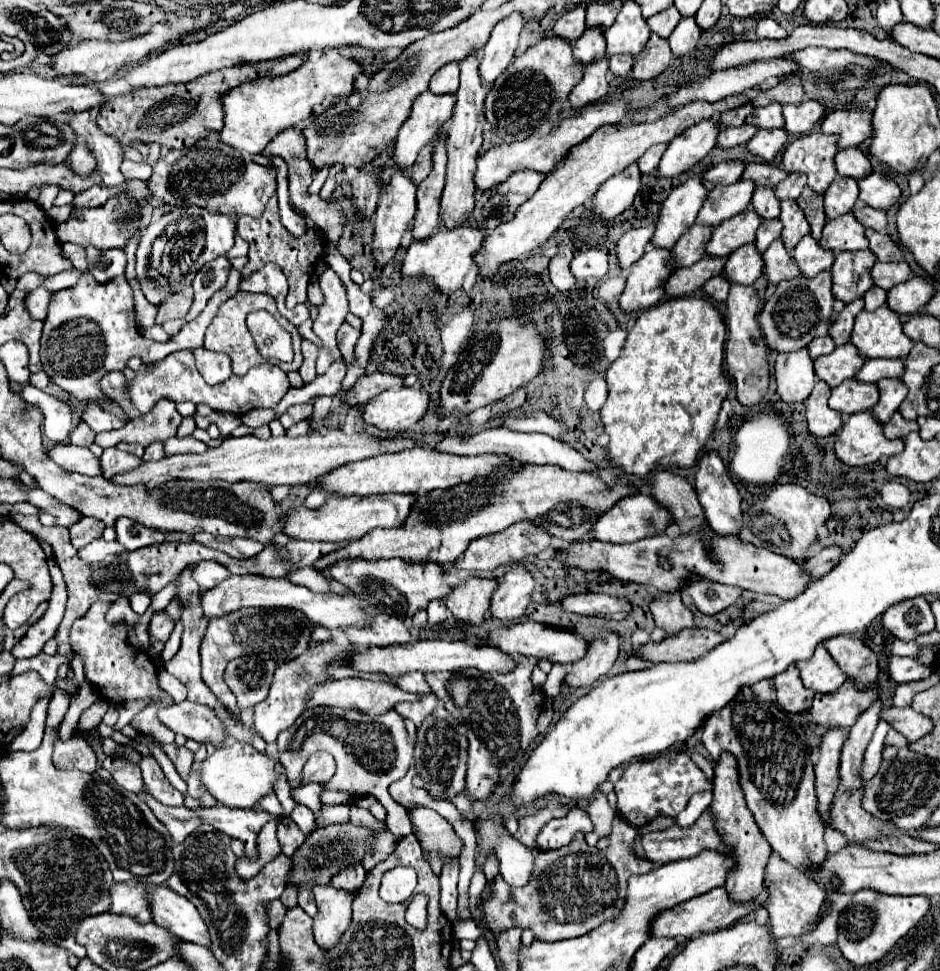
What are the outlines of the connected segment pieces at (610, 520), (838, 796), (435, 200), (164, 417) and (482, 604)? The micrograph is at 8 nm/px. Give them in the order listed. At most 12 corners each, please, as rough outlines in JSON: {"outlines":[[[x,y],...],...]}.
{"outlines":[[[651,494],[619,500],[589,536],[629,544],[671,526]],[[843,784],[829,808],[831,828],[857,844],[895,834],[863,810]],[[445,140],[433,150],[433,170],[417,188],[415,240],[435,232],[445,186]],[[171,400],[121,430],[97,434],[101,448],[119,442],[149,446],[175,436],[181,414]],[[469,578],[445,604],[463,624],[481,624],[497,578]]]}

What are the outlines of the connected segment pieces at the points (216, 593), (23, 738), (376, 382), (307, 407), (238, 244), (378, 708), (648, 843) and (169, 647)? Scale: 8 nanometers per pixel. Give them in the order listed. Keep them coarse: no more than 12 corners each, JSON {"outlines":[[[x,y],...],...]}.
{"outlines":[[[233,574],[199,596],[207,628],[241,608],[297,608],[325,628],[367,624],[349,592]],[[51,694],[33,706],[27,728],[7,746],[35,750],[45,734]],[[375,372],[361,376],[343,396],[351,406],[365,404],[387,388],[403,386],[403,376]],[[311,402],[289,406],[279,418],[283,428],[305,420],[313,412]],[[236,233],[234,246],[227,252],[231,258],[247,256],[249,246]],[[341,678],[317,684],[307,708],[353,708],[367,716],[413,702],[391,682]],[[707,810],[693,826],[643,836],[655,864],[721,850]],[[175,624],[171,638],[161,652],[163,662],[171,660],[179,650],[183,624]]]}

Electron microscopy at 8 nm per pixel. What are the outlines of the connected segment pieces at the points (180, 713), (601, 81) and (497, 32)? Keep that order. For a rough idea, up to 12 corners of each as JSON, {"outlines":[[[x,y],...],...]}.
{"outlines":[[[185,700],[157,716],[175,734],[221,746],[223,724],[207,706]],[[607,58],[585,66],[569,94],[575,110],[607,94]],[[521,14],[493,28],[481,52],[483,82],[509,66],[523,28]]]}

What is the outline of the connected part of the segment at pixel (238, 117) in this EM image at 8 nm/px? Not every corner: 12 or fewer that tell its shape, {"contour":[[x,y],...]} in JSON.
{"contour":[[331,48],[223,96],[221,142],[259,154],[353,94],[361,62]]}

